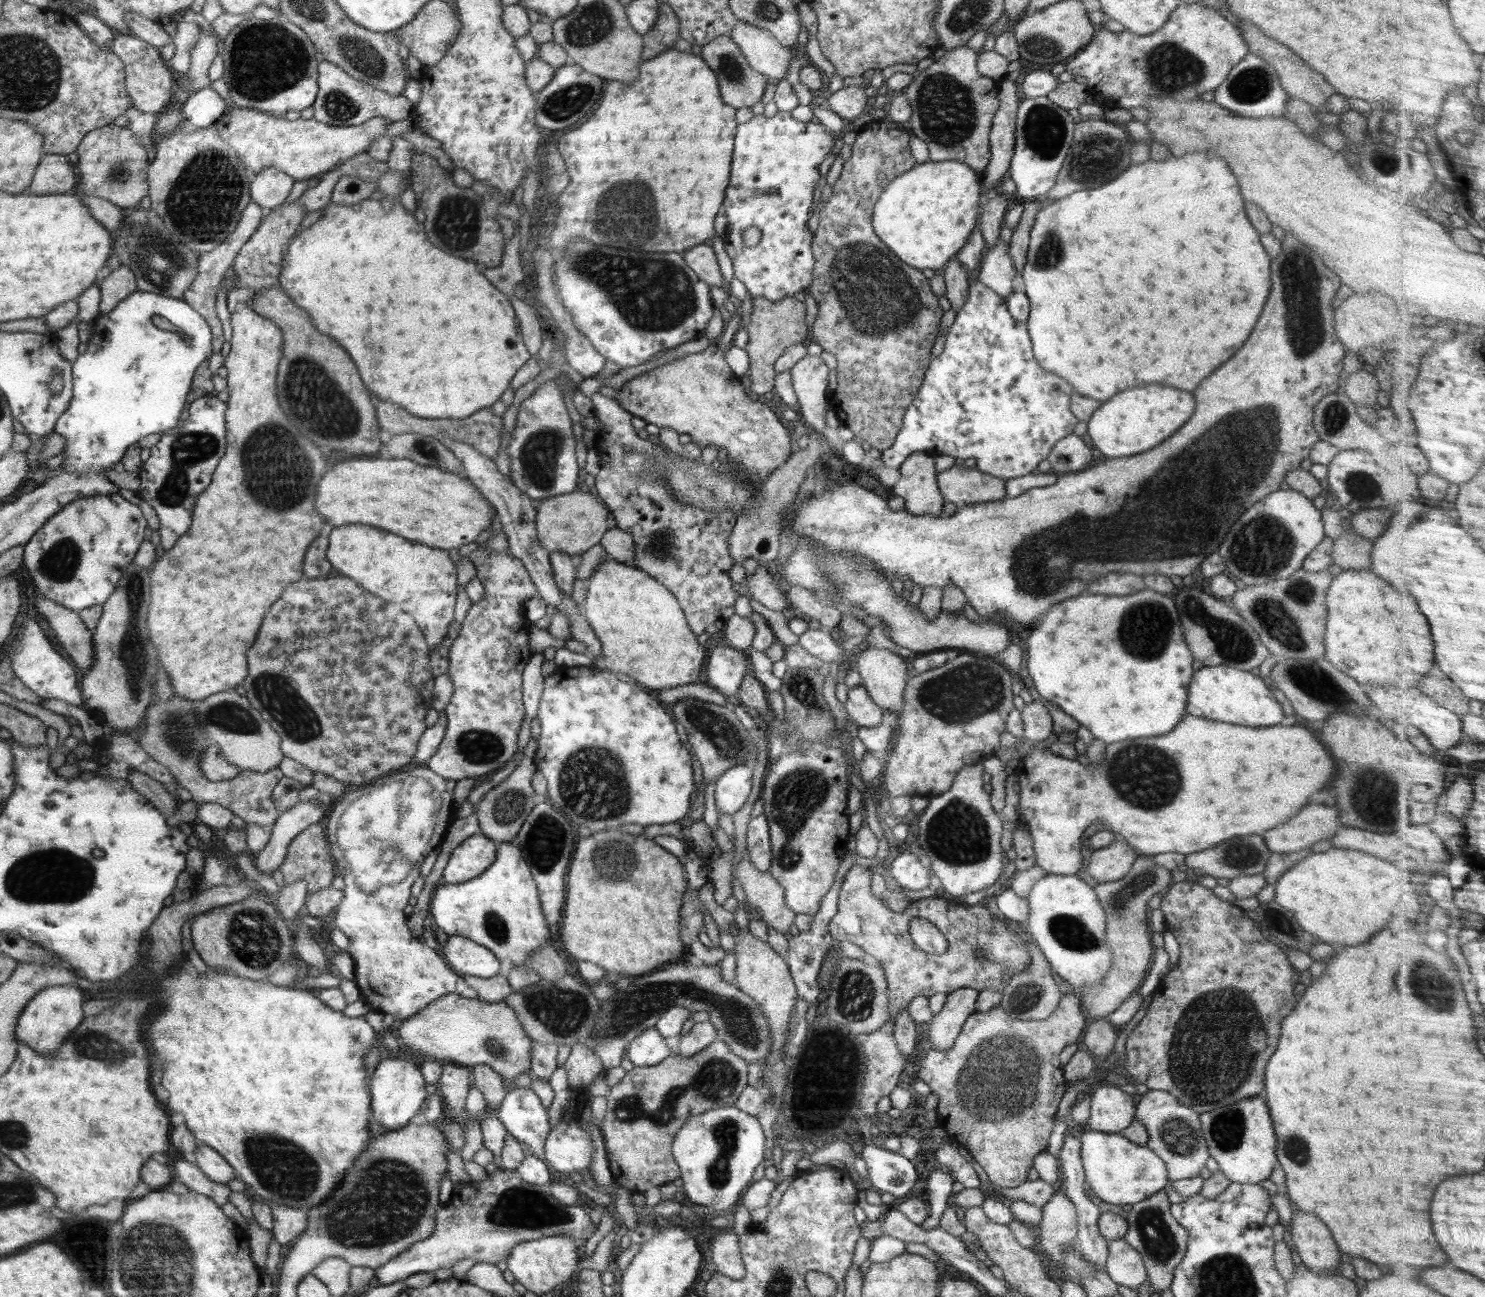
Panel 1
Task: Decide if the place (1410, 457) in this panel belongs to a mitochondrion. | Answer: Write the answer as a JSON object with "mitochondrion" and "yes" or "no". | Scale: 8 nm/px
{"mitochondrion":"no"}

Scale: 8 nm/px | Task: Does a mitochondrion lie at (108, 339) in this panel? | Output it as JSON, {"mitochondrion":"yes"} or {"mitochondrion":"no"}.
{"mitochondrion":"no"}

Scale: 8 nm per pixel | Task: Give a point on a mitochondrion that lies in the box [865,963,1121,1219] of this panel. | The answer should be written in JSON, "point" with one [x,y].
{"point":[1000,1079]}

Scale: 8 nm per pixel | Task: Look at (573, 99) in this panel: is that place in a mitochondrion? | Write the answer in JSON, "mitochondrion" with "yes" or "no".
{"mitochondrion":"yes"}

